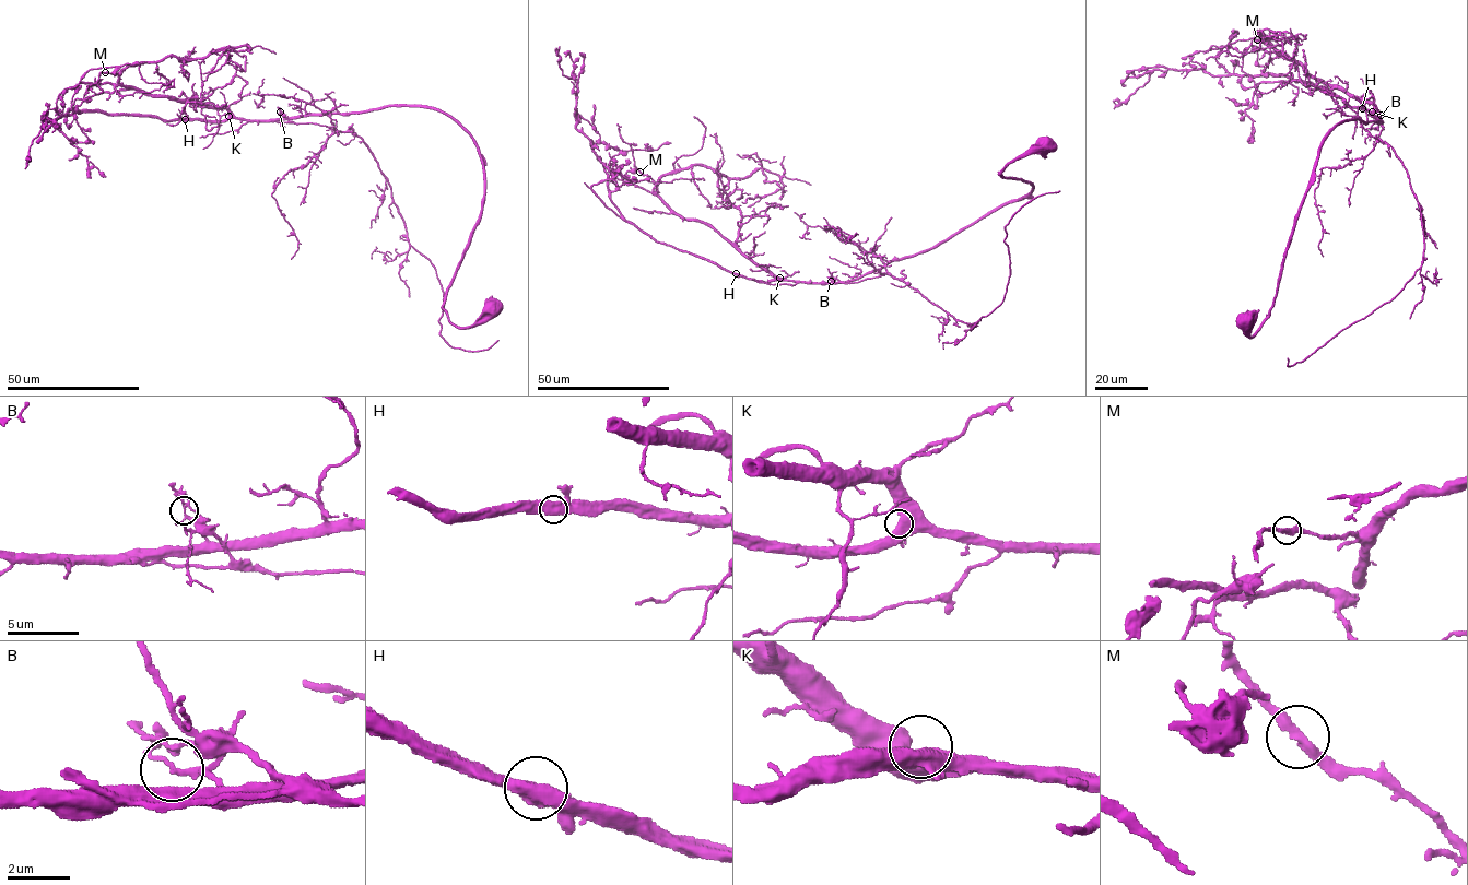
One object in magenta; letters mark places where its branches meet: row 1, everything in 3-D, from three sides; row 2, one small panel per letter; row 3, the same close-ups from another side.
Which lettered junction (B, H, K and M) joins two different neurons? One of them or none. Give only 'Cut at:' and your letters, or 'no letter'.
Cut at: B

